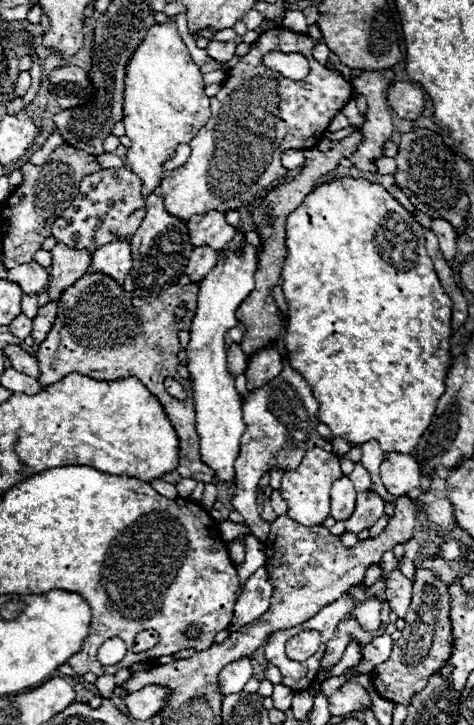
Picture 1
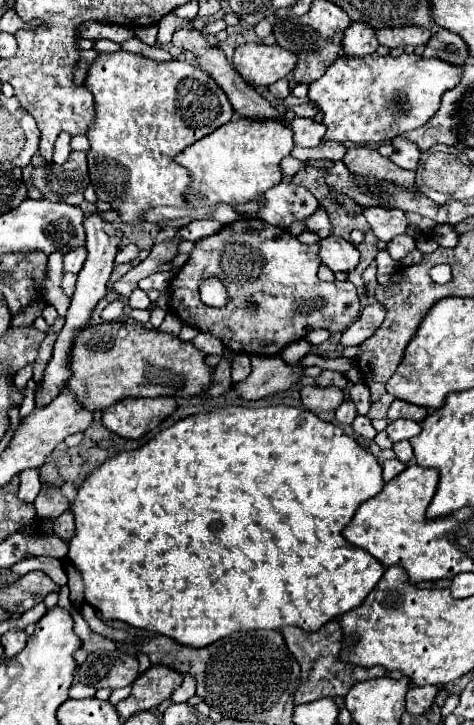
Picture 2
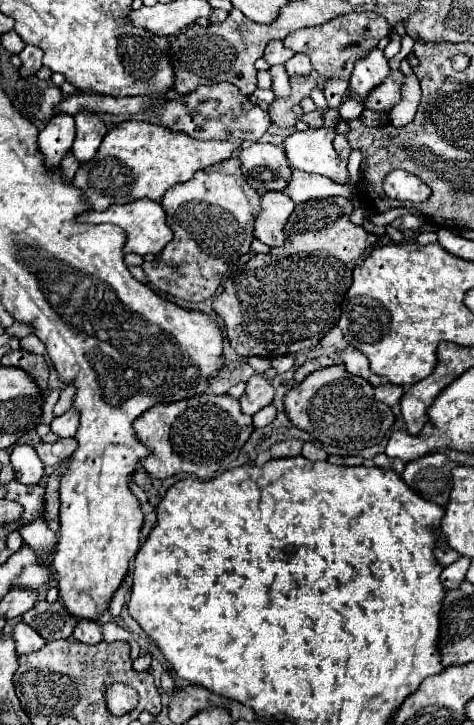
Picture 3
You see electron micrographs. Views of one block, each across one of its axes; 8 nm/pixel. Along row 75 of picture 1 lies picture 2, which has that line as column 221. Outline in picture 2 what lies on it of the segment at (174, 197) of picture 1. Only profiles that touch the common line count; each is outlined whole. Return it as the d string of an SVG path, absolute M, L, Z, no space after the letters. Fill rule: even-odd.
M238 220L228 226L224 226L220 232L200 240L196 248L190 254L190 260L182 266L182 270L176 274L176 278L170 282L172 292L172 312L184 322L192 324L200 330L210 330L216 334L230 350L238 354L262 354L262 356L274 356L290 342L296 342L304 338L310 330L326 328L330 334L344 332L354 318L358 318L360 312L360 298L356 292L356 286L352 282L322 282L318 278L318 266L320 266L320 246L318 244L300 244L296 236L288 234L282 228L272 228L270 224L264 224L260 220ZM206 276L218 276L228 294L230 302L224 308L210 308L202 304L198 296L198 284ZM306 300L322 300L324 304L318 308L312 308L308 312L300 312L296 308L296 302ZM248 302L254 302L258 306L256 314L248 314Z

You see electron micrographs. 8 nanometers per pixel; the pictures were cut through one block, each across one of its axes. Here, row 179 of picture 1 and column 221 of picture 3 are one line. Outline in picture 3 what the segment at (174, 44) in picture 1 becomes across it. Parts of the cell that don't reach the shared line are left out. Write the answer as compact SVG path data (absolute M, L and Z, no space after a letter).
M126 120L104 136L96 156L88 164L80 164L72 184L84 192L92 210L104 210L110 204L130 204L140 198L160 202L172 186L188 182L198 170L232 158L240 144L240 140L194 140L184 132L172 132L160 124Z

